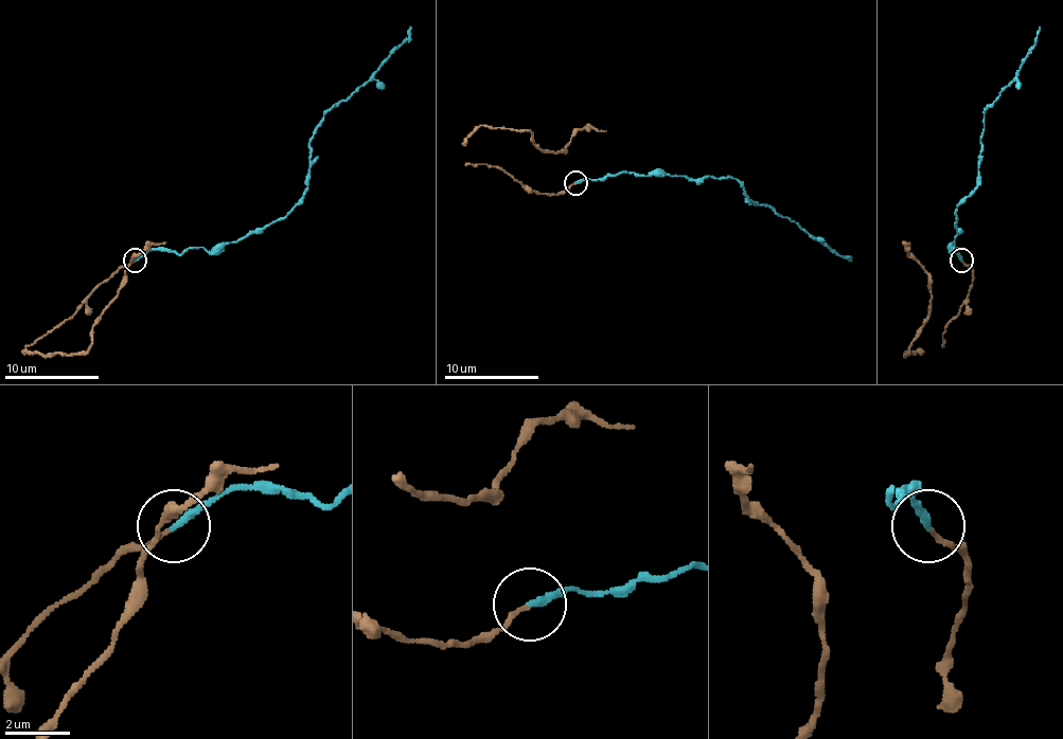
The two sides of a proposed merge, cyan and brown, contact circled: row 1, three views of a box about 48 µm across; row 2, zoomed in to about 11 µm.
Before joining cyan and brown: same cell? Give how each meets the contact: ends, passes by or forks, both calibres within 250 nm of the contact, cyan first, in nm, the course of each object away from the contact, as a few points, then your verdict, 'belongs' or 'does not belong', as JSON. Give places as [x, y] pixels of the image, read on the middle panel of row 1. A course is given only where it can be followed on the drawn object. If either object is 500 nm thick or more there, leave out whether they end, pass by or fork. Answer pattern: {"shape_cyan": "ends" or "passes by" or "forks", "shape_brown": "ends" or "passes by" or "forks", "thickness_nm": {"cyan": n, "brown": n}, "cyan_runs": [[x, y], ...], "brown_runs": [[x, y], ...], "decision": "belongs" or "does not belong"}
{"shape_cyan": "ends", "shape_brown": "ends", "thickness_nm": {"cyan": 240, "brown": 130}, "cyan_runs": [[574, 183], [619, 172], [700, 179], [730, 176], [749, 202], [799, 223], [851, 262]], "brown_runs": [[574, 183], [525, 188], [468, 164], [466, 139], [523, 129], [561, 152], [580, 129], [605, 131]], "decision": "does not belong"}

